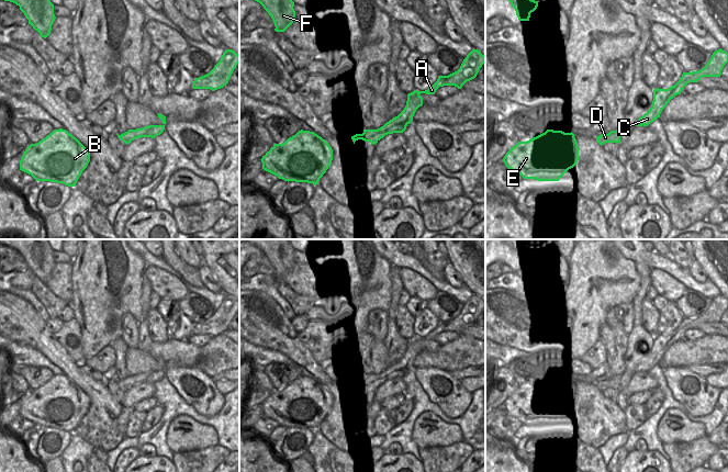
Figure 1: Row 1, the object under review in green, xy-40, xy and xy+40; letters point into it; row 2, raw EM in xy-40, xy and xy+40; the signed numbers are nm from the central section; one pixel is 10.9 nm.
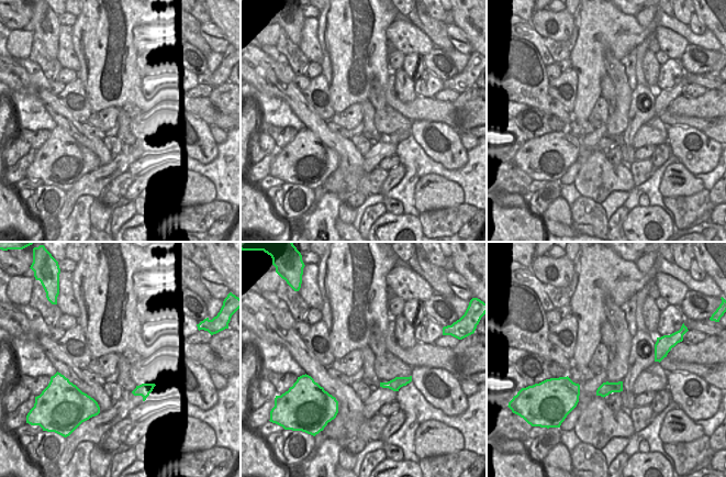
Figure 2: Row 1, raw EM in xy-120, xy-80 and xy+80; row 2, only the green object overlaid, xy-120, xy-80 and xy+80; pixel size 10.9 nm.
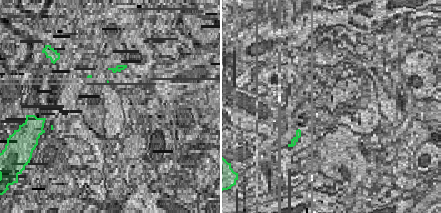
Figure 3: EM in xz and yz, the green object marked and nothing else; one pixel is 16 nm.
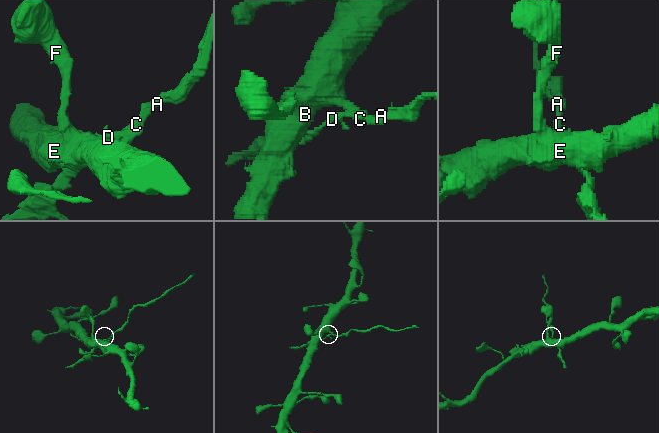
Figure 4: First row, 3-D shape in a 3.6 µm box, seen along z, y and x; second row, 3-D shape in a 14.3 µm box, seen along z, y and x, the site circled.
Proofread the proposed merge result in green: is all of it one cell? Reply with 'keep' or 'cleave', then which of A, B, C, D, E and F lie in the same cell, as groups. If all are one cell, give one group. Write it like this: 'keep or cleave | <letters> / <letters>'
cleave | A C / B D E F

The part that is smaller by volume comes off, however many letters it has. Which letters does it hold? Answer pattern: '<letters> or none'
A, C

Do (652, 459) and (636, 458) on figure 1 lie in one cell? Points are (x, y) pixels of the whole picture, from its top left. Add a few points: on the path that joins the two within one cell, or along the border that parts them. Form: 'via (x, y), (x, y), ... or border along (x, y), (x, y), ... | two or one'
via (648, 459), (640, 459) | one

